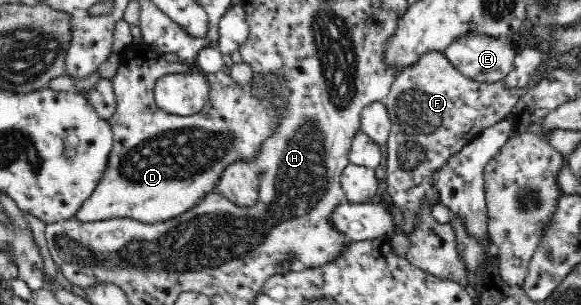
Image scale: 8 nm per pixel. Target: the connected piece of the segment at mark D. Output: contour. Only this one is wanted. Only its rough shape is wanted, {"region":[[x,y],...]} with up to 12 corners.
{"region":[[132,44],[113,78],[114,143],[81,222],[171,220],[254,162],[285,79],[209,74],[201,112],[157,106],[185,72]]}

